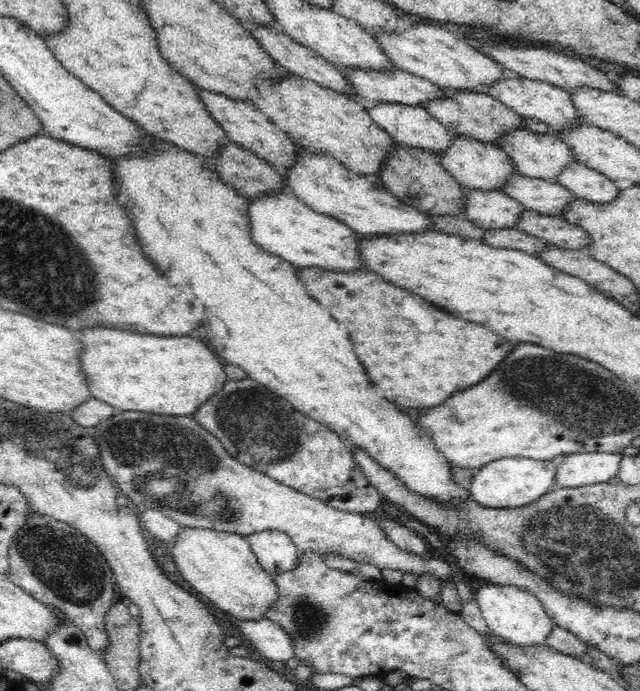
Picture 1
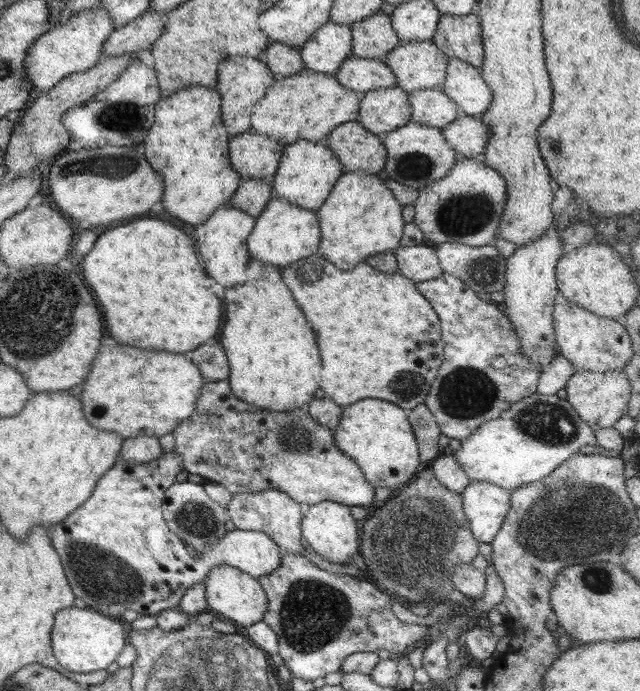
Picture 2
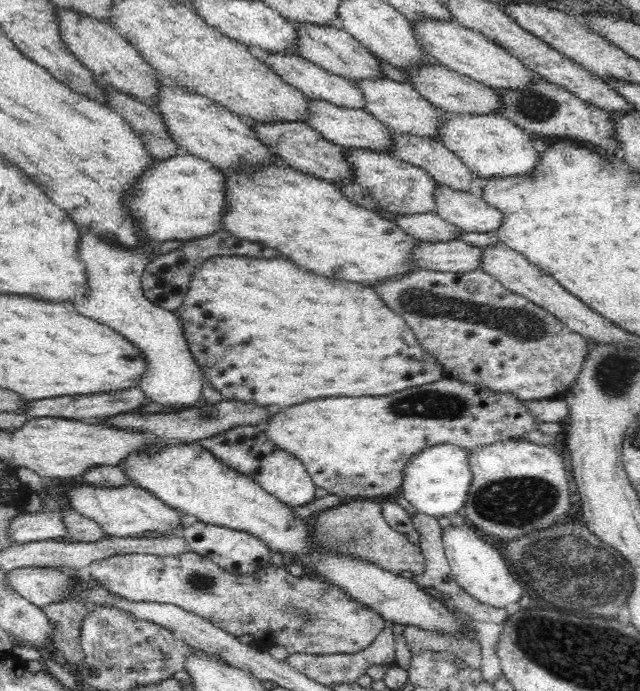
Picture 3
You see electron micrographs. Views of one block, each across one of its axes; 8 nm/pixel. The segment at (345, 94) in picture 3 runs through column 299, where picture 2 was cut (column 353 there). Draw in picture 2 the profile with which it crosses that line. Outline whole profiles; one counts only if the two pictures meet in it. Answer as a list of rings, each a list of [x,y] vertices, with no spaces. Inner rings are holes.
[[[353,54],[344,59],[340,68],[334,74],[338,82],[352,91],[363,94],[377,88],[396,87],[396,74],[382,61],[382,59],[365,59],[355,57]]]

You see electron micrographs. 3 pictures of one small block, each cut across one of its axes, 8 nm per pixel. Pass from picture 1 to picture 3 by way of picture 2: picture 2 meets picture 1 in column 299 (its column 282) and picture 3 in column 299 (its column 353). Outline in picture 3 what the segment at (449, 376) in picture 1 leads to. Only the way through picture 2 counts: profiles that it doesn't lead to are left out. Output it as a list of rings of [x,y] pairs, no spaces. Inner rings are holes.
[[[216,256],[216,258],[210,258],[210,260],[202,262],[196,268],[196,272],[194,272],[194,278],[190,282],[190,290],[188,290],[180,310],[177,309],[176,311],[177,316],[180,316],[179,320],[182,323],[184,337],[186,337],[188,345],[190,345],[190,354],[194,355],[194,359],[197,360],[196,363],[202,369],[202,375],[205,376],[205,379],[222,393],[222,400],[250,401],[263,407],[275,406],[276,408],[284,408],[300,402],[306,402],[306,400],[318,400],[330,397],[390,396],[392,392],[400,391],[403,388],[432,384],[445,378],[442,365],[438,363],[438,359],[434,359],[434,355],[430,355],[430,352],[422,349],[418,339],[416,339],[416,335],[414,335],[414,331],[412,331],[412,327],[402,319],[402,316],[394,313],[380,299],[380,295],[372,287],[306,272],[298,268],[297,264],[282,256],[276,258]],[[222,314],[228,316],[228,322],[226,322],[228,326],[224,326],[224,328],[234,330],[238,334],[232,332],[232,336],[220,338],[220,332],[218,332],[216,338],[214,338],[214,334],[212,334],[212,330],[208,330],[208,326],[210,328],[218,328],[218,322],[220,322],[218,318],[222,318]]]

